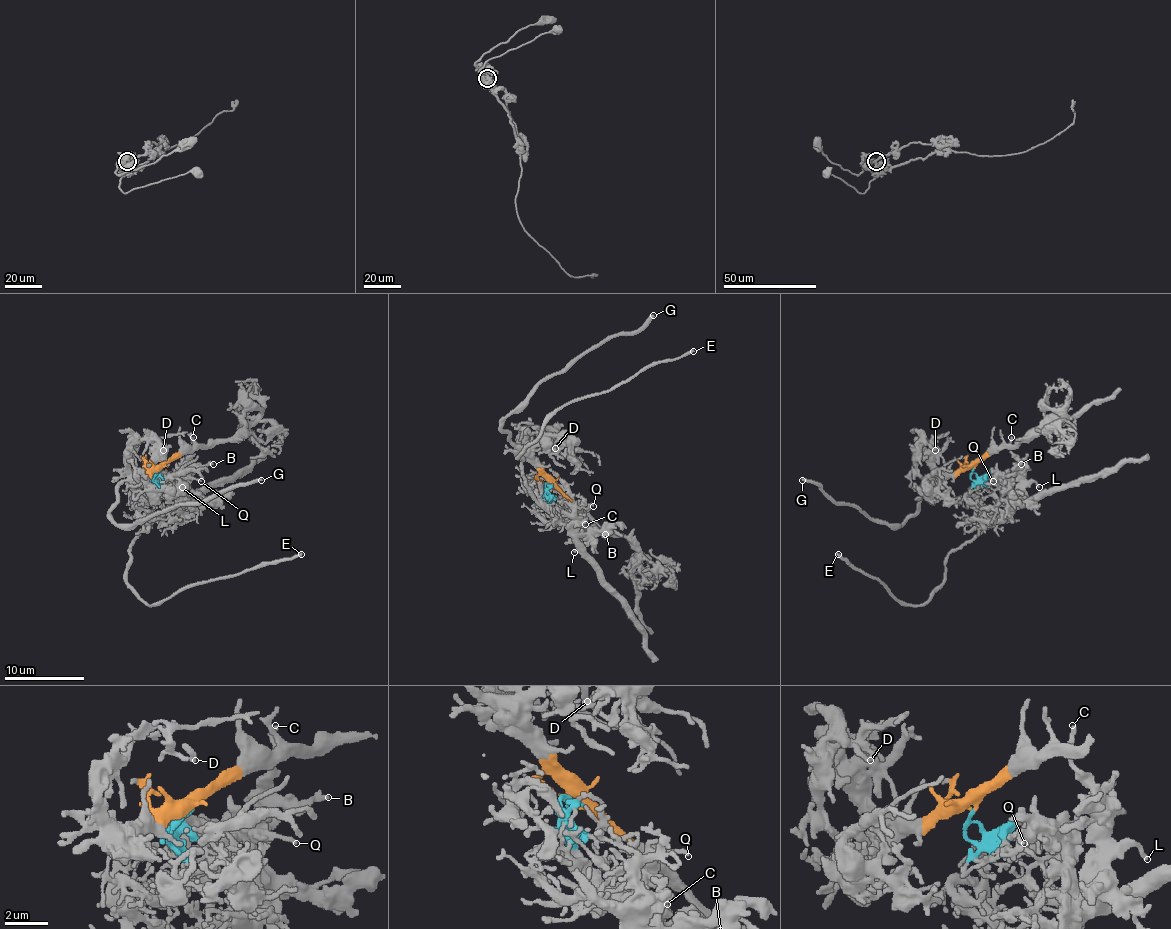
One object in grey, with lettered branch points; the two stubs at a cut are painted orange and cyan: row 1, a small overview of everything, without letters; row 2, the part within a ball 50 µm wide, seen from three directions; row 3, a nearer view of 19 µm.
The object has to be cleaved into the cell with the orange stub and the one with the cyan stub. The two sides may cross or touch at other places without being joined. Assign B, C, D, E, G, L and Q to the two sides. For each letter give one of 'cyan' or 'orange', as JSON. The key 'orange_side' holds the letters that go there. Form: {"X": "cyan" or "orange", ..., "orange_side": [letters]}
{"B": "cyan", "C": "cyan", "D": "orange", "E": "cyan", "G": "orange", "L": "cyan", "Q": "cyan", "orange_side": ["D", "G"]}

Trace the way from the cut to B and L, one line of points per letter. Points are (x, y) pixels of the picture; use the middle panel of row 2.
B: (553, 486), (547, 488), (547, 500), (563, 516), (577, 518), (587, 530), (605, 534)
L: (553, 486), (547, 488), (547, 500), (551, 510), (569, 528), (577, 546), (573, 552)

